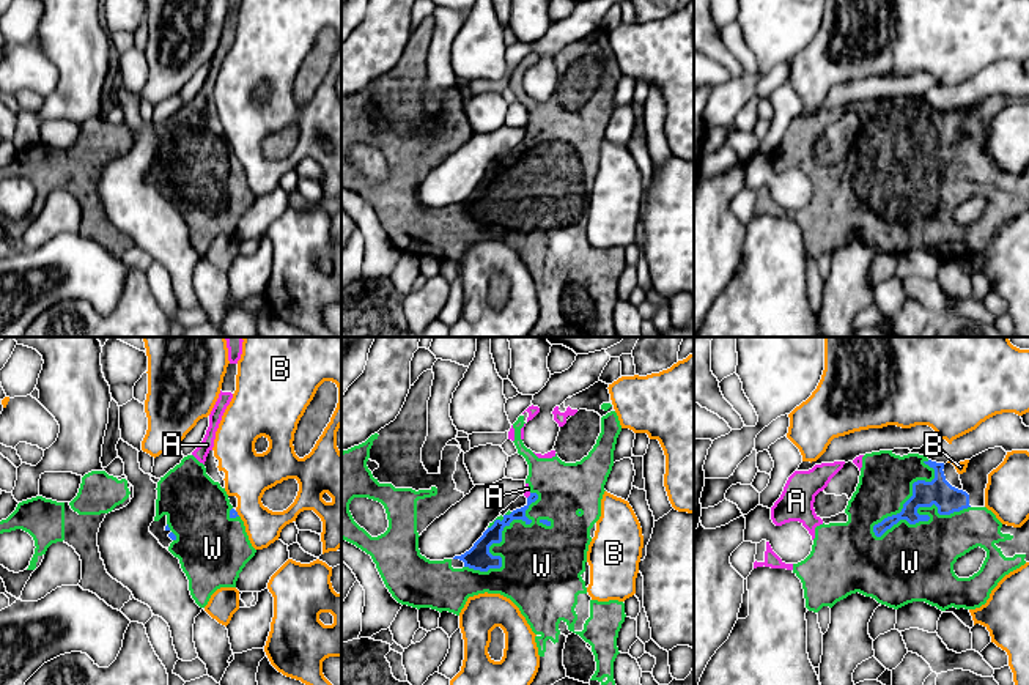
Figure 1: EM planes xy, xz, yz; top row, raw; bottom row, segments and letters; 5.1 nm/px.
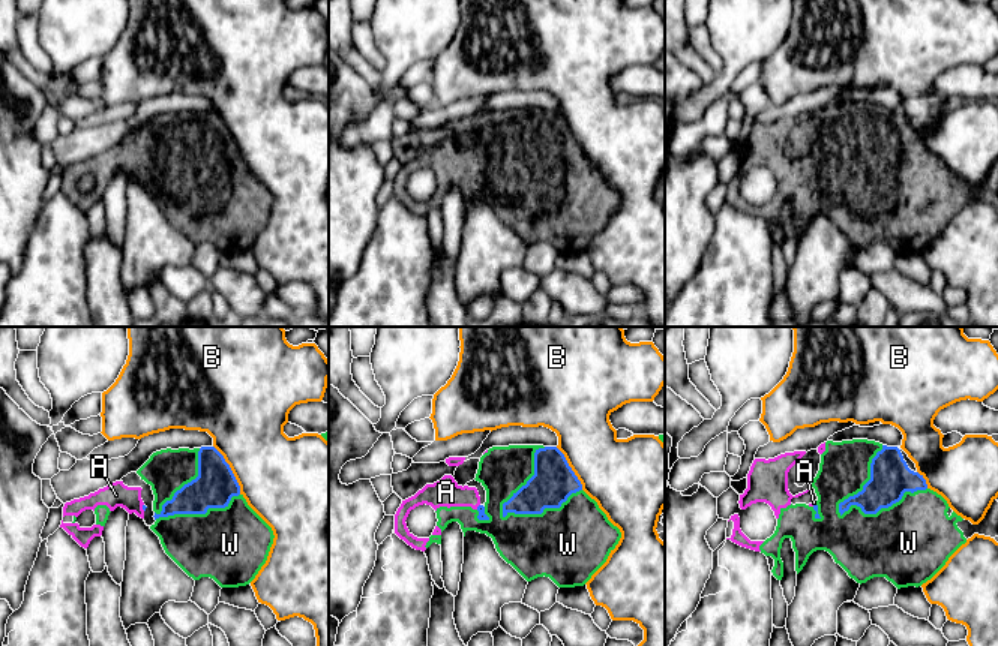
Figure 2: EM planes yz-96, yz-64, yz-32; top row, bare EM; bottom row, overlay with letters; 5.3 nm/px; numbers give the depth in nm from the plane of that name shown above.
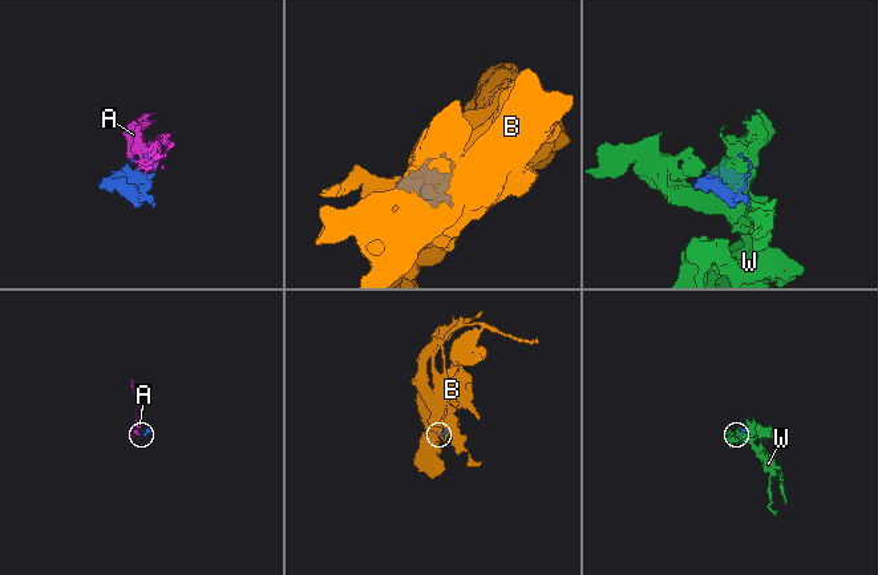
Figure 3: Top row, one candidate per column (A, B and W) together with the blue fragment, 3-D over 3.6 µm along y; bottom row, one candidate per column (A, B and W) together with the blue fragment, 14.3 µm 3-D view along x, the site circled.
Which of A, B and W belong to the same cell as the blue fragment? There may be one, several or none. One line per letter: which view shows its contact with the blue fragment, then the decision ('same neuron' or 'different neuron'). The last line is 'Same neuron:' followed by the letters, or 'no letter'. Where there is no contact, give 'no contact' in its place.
A: contact in xz; same neuron
B: contact in xy; different neuron
W: contact in yz; same neuron
Same neuron: A, W

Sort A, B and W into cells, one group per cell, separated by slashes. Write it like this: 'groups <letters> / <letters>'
groups A W / B

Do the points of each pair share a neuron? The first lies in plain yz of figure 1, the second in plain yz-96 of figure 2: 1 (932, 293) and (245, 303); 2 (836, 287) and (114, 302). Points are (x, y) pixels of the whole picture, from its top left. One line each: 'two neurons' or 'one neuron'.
1: one neuron
2: two neurons

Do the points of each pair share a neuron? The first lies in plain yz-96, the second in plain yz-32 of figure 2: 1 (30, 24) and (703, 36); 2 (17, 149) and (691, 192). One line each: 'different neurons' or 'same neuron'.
1: same neuron
2: same neuron

